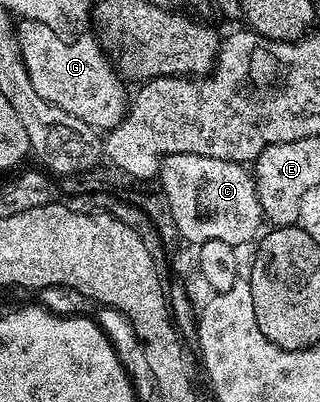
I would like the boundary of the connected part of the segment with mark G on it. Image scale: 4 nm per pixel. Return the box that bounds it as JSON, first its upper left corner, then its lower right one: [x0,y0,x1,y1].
[16,20,126,131]

